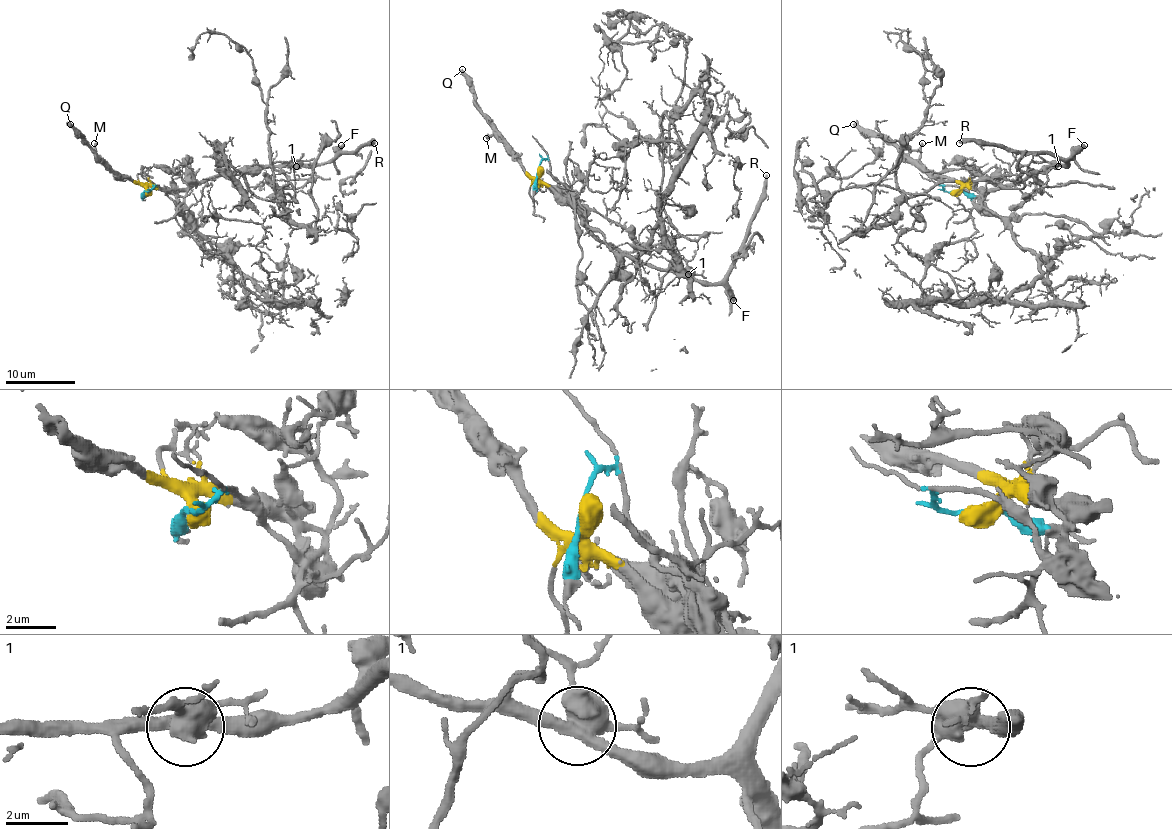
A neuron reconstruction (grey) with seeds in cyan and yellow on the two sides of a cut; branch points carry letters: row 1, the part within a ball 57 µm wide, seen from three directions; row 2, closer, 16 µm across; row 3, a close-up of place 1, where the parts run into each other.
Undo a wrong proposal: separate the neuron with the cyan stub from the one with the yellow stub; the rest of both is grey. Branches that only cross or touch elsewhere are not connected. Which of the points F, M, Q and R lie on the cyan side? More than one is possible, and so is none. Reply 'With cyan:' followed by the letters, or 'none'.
With cyan: none

